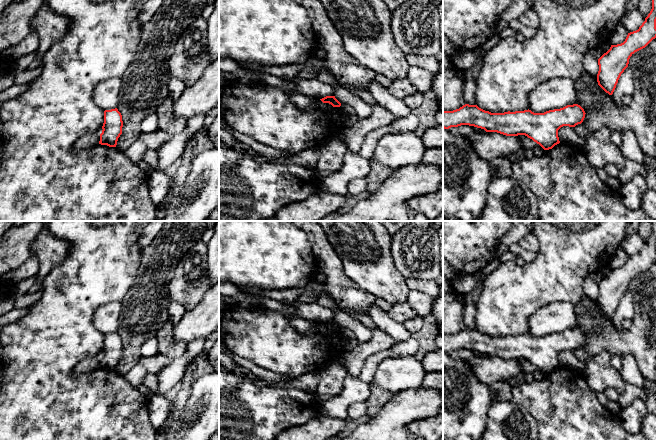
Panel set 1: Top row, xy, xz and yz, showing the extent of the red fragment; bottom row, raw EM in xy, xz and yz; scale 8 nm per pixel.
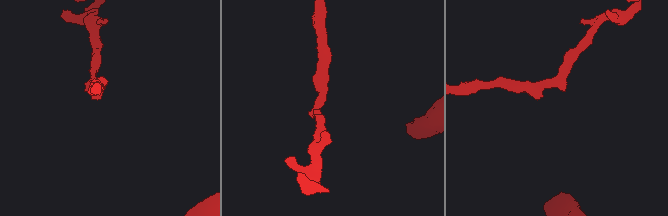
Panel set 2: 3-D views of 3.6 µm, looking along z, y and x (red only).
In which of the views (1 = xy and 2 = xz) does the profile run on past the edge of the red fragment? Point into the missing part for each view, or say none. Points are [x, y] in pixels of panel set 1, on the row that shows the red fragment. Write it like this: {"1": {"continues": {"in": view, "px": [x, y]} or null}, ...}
{"1": {"continues": null}, "2": {"continues": null}}

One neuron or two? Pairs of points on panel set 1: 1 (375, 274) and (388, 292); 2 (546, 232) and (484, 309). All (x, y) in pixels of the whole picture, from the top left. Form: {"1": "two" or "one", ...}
{"1": "one", "2": "one"}

